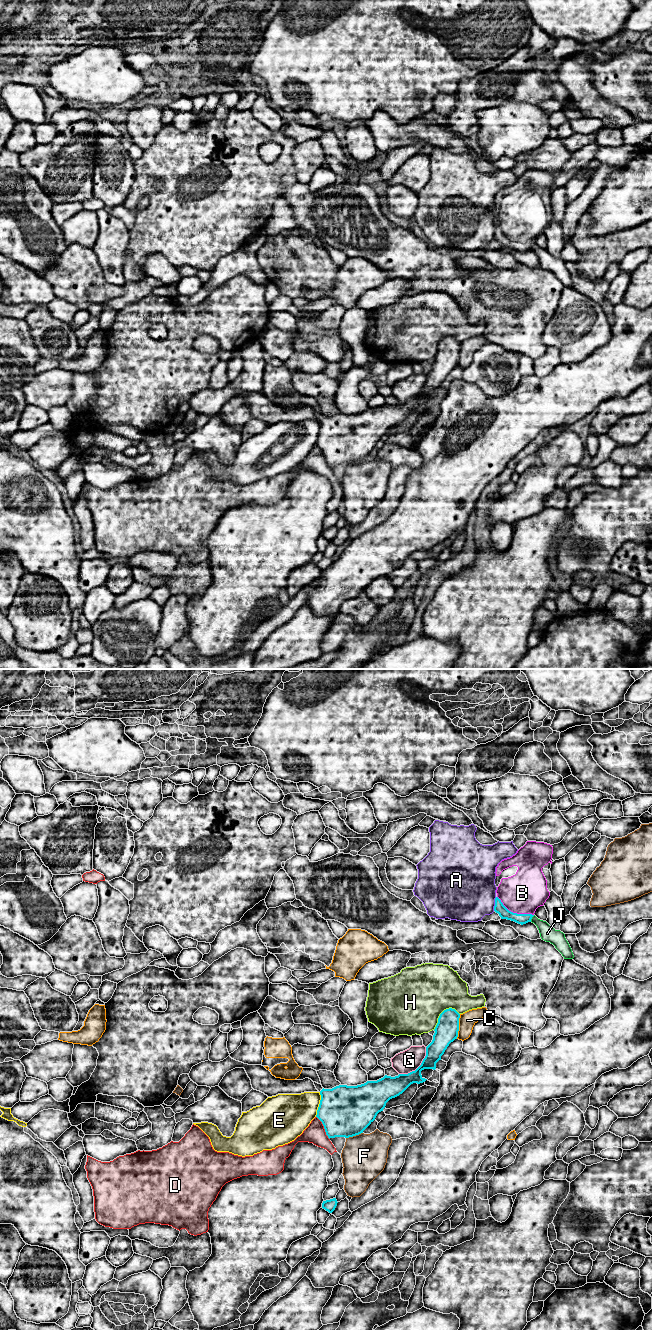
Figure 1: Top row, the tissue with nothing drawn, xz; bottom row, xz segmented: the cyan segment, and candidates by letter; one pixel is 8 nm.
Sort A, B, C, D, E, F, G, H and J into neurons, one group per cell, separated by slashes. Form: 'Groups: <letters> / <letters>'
Groups: A / B / C / D / E / F / G / H / J

